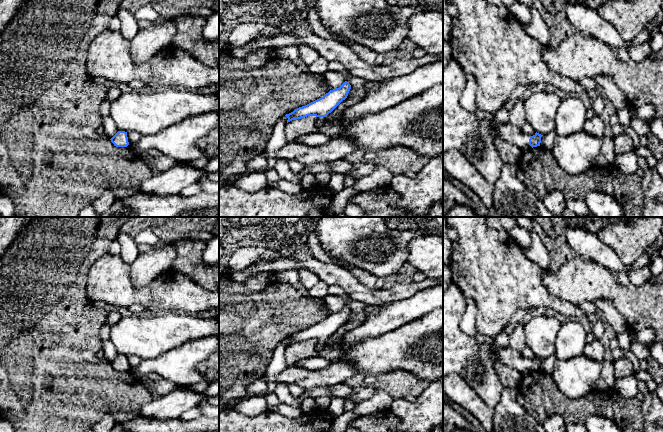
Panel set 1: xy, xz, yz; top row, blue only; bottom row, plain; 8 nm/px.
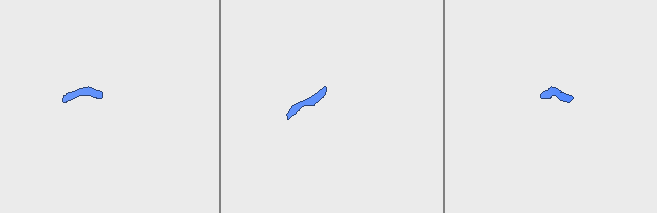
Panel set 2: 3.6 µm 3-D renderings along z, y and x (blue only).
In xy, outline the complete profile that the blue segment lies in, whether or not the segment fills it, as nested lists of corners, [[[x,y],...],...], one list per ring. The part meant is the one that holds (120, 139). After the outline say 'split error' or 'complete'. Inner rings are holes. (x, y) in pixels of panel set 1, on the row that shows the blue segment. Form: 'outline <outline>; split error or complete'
outline [[[118,131],[110,140],[116,147],[127,147],[129,145],[125,131]]]; complete

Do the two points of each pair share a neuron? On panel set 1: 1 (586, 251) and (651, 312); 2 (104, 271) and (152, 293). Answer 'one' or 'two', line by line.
1: two
2: one

